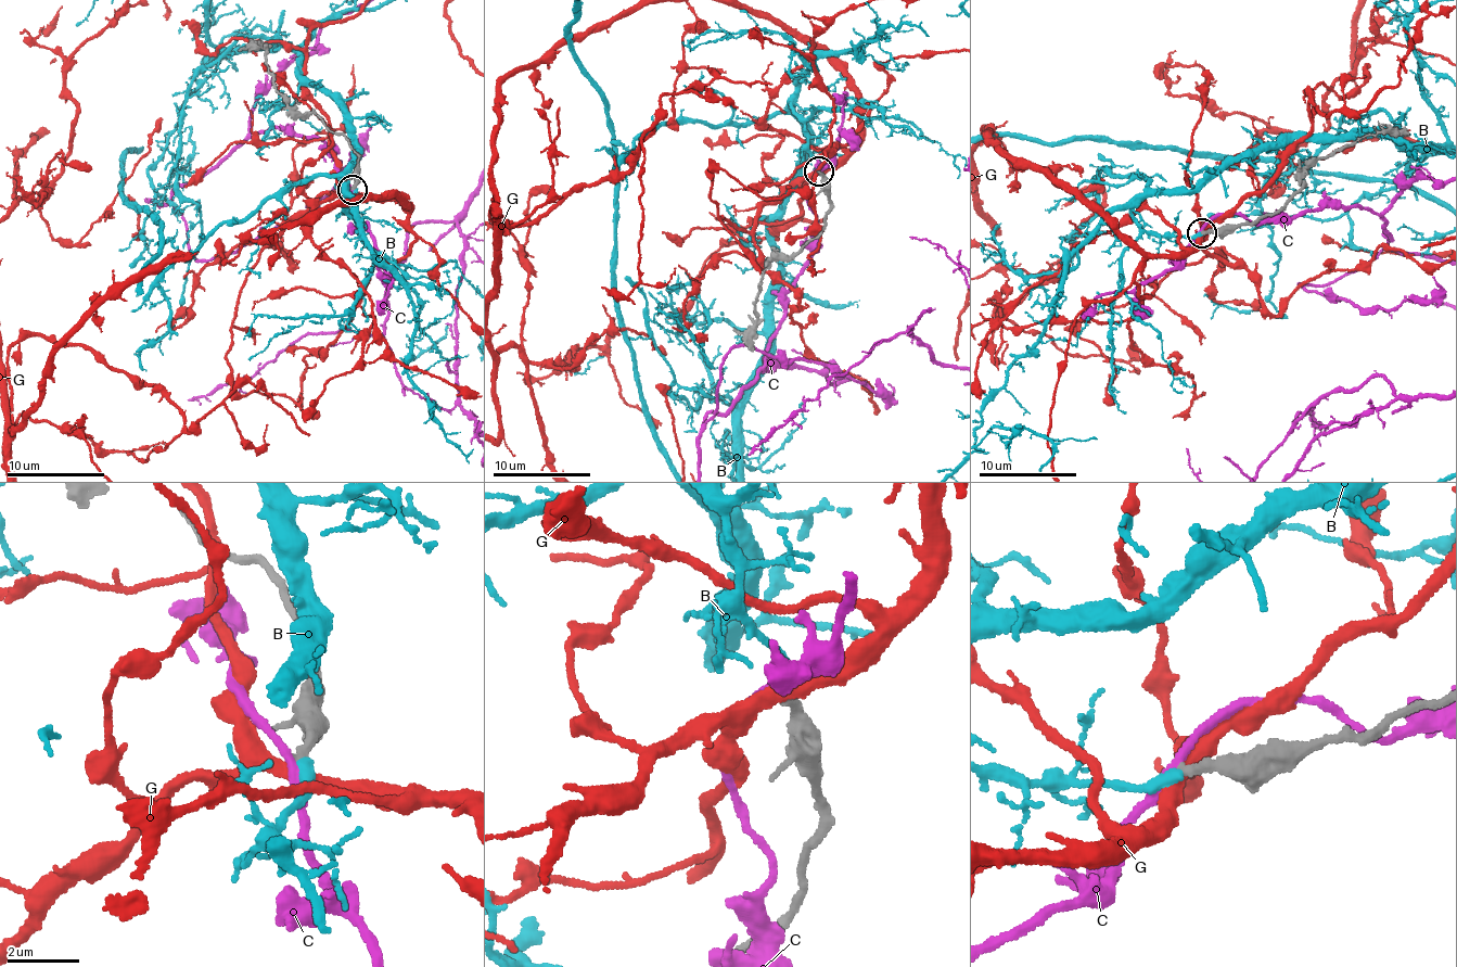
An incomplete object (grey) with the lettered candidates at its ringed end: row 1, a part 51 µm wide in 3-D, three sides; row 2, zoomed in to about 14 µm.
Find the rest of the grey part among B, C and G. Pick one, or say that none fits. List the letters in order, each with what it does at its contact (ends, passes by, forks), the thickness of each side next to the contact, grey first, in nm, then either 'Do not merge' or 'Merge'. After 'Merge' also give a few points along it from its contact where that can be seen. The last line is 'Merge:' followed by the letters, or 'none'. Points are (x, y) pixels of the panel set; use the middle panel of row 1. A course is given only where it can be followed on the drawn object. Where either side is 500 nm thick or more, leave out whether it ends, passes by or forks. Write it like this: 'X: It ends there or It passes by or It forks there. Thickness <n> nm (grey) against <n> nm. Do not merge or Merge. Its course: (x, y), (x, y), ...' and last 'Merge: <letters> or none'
B: It ends there. Thickness 240 nm (grey) against 340 nm. Do not merge
C: It passes by. Thickness 280 nm (grey) against 220 nm. Do not merge
G: It passes by. Thickness 280 nm (grey) against 440 nm. Do not merge
Merge: none

